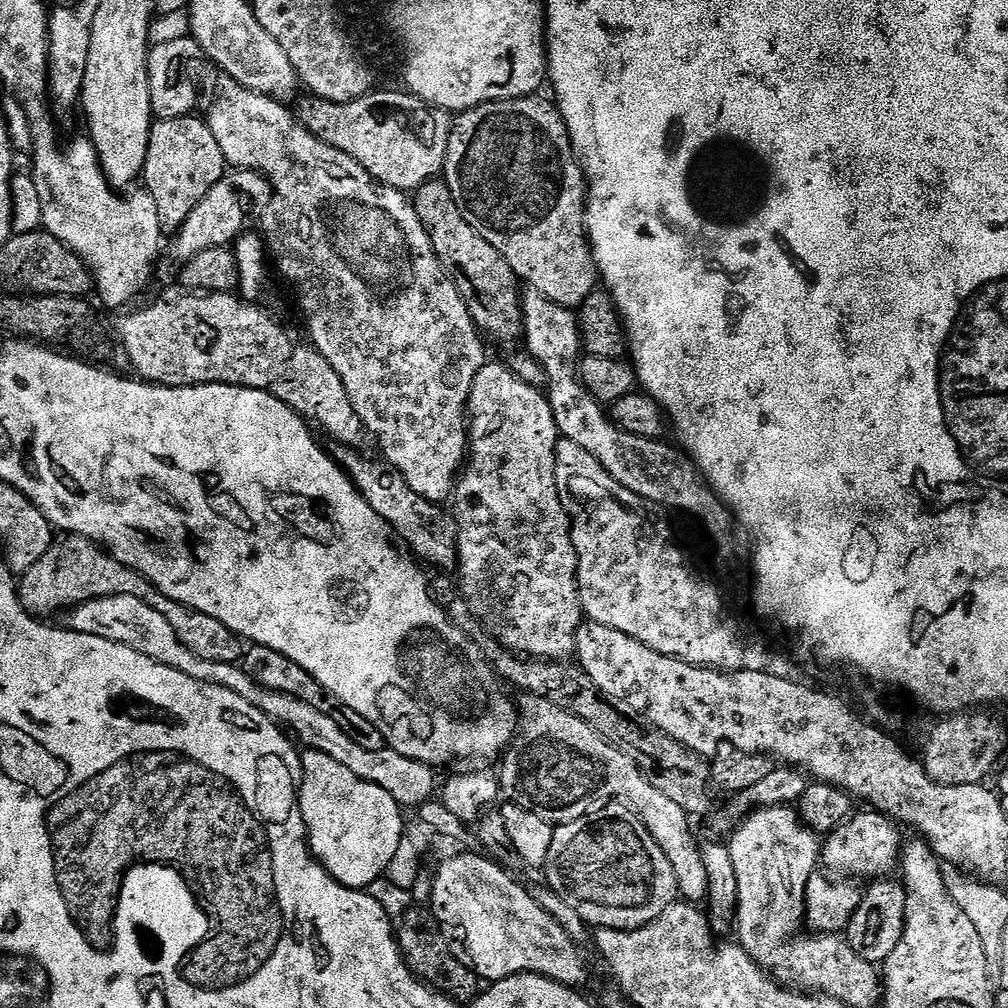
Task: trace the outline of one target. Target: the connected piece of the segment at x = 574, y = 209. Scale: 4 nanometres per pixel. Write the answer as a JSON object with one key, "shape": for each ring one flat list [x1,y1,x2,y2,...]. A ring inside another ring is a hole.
{"shape":[[533,94,522,98,510,98,509,100,491,100,485,104,479,104,473,108,459,113,452,121,450,130,450,144,446,146,446,162,442,179,450,186,450,194,454,194,454,202,458,202,458,210,462,210,462,218,506,258,510,270,514,270,516,279,527,285,528,288,538,290,550,302,558,302,563,308,579,309,580,303,598,288,598,273,596,264,592,260,592,246,588,242,586,231,586,181,584,169,581,168,576,152,570,142,570,134,566,122,562,118,560,109,551,99,543,100,543,95]]}

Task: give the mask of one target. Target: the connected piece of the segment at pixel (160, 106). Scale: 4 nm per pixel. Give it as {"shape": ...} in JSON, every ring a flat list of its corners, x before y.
{"shape":[[191,35,176,36,173,40,153,43,148,50,148,81,150,102,156,120,173,120,193,115,200,100,200,83,204,80,206,57]]}

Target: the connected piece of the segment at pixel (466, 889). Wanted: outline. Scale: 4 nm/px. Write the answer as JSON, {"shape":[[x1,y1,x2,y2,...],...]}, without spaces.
{"shape":[[464,854,468,856,452,856,449,860,444,860,440,864,440,869,435,869,433,875,433,892,430,901,430,910,435,914,441,925,447,926,449,929,457,928,464,935,464,944,468,947,467,959,470,961,471,967,477,976,484,982,495,982,497,980,505,980,511,976,519,976,521,972,533,972,536,976,545,976,551,980,557,980,558,983,566,985,567,988,579,989,580,984,584,984,588,980,588,964,584,961,584,956,580,953,581,945,577,941,570,938,570,934,566,934,566,930,562,930,562,926,558,926,558,922,554,922,554,918,550,918,550,914,546,914,546,910,542,910,542,906,538,906,535,895,531,891,527,892,520,884,515,884,513,873,509,869,501,868,495,860,488,859,483,854]]}

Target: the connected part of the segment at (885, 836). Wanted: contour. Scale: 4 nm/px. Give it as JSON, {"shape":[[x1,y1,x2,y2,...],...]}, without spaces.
{"shape":[[857,811,849,816,843,824,827,833,826,839,823,841,822,864,833,877,855,878,860,882,875,882,891,877,895,873,892,871,895,868,897,871,898,865,901,863,902,839,900,840,899,832,901,829,883,812,863,811]]}

